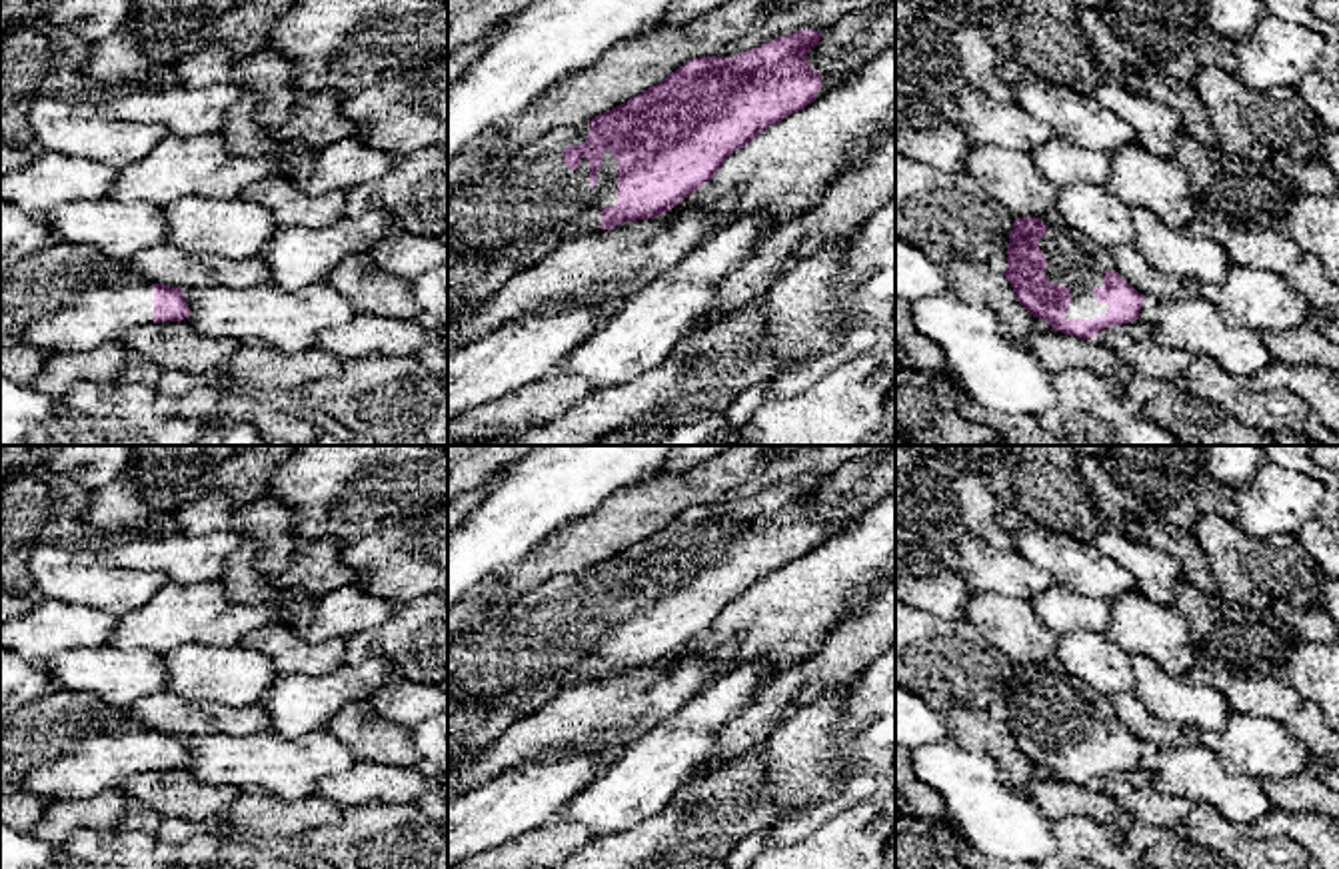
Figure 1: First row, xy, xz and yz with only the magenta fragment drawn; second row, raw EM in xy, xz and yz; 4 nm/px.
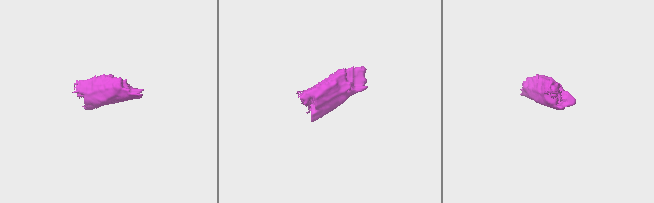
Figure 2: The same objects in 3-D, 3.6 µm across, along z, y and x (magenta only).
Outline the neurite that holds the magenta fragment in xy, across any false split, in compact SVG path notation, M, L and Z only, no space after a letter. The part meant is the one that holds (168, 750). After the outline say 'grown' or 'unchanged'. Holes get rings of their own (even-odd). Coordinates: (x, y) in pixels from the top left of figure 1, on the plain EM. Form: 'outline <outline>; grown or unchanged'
outline M50 689L0 721L0 793L84 799L118 789L140 773L182 769L188 761L184 737L152 731L130 709L110 707L94 693Z; grown

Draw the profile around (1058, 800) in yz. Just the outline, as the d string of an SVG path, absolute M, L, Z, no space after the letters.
M1055 777L1031 779L1019 789L1051 821L1083 815L1099 823L1115 821L1119 805L1095 785L1075 785Z

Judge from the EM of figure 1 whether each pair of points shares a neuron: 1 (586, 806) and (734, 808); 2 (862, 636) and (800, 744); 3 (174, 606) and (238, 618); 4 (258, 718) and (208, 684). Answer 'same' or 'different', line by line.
1: different
2: different
3: same
4: different

